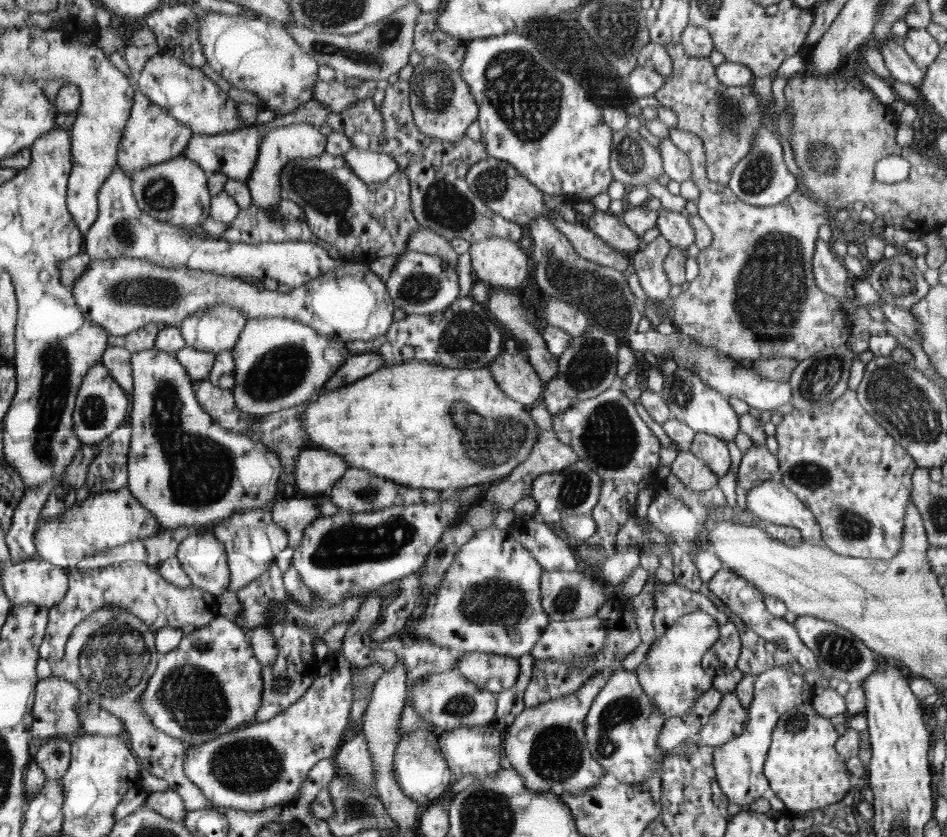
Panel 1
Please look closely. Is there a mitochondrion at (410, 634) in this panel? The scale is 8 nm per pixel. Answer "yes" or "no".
no

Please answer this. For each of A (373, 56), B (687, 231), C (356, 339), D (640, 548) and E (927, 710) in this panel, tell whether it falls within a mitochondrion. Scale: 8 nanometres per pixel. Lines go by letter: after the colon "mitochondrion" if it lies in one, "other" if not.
A: mitochondrion
B: other
C: other
D: other
E: other

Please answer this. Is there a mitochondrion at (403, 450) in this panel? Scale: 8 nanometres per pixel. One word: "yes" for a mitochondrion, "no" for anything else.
no

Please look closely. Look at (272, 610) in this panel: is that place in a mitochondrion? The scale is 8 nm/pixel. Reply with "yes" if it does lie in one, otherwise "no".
yes

